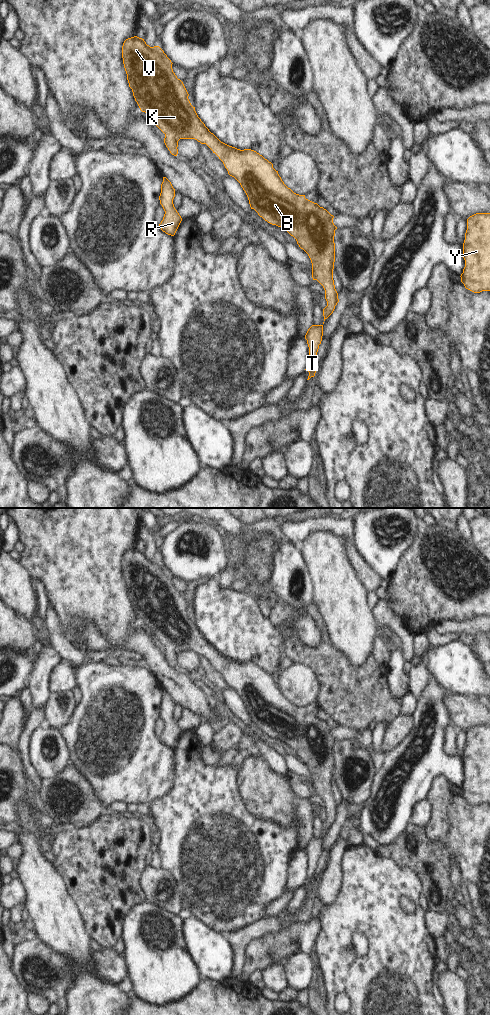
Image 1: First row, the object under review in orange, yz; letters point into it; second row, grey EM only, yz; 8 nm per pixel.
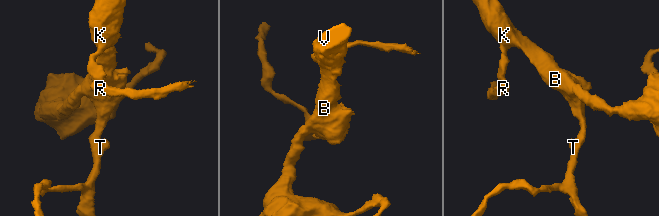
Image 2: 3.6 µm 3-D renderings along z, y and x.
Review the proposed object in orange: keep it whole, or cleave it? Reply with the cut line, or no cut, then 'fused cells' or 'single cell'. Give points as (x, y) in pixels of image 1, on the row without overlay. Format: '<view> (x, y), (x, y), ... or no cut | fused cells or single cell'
no cut | single cell

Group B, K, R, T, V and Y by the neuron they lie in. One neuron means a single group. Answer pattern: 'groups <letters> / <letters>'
groups B K R T V Y

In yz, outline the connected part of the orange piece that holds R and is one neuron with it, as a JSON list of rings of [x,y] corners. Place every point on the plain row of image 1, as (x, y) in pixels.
[[[163,689],[163,694],[161,696],[161,705],[159,708],[160,716],[162,717],[165,726],[163,732],[159,736],[159,739],[163,744],[168,747],[174,748],[182,730],[174,719],[173,711],[175,709],[175,701],[173,700],[171,694]]]

